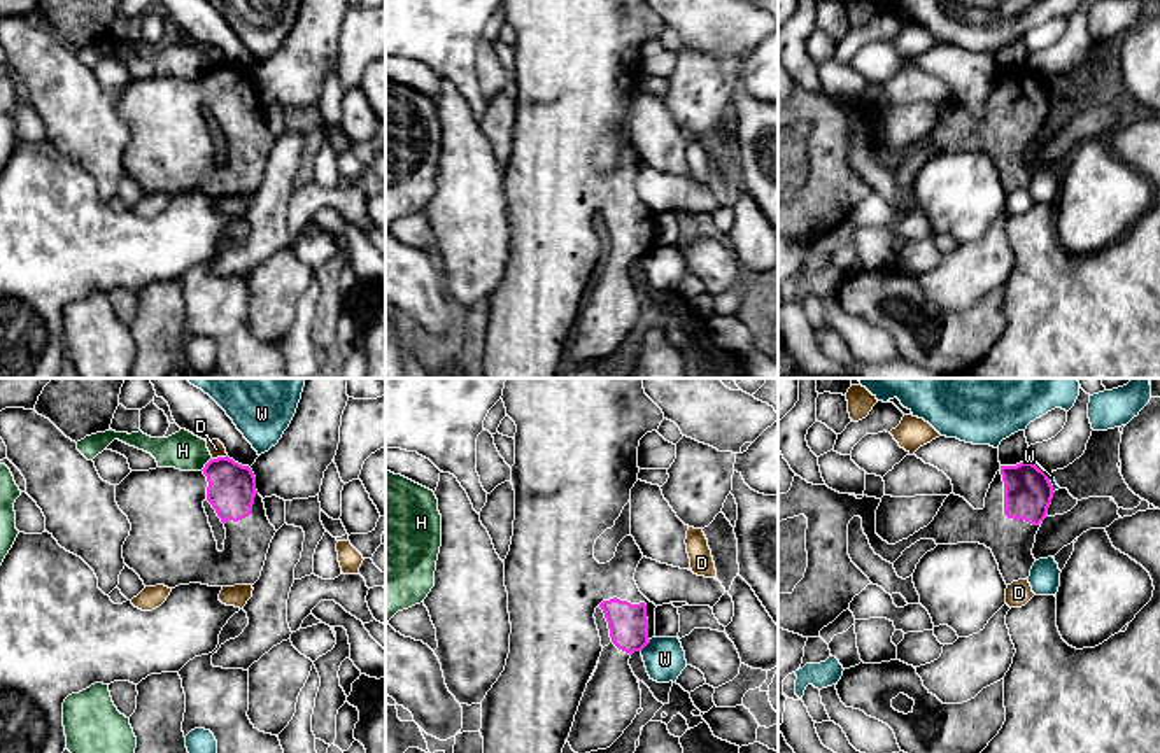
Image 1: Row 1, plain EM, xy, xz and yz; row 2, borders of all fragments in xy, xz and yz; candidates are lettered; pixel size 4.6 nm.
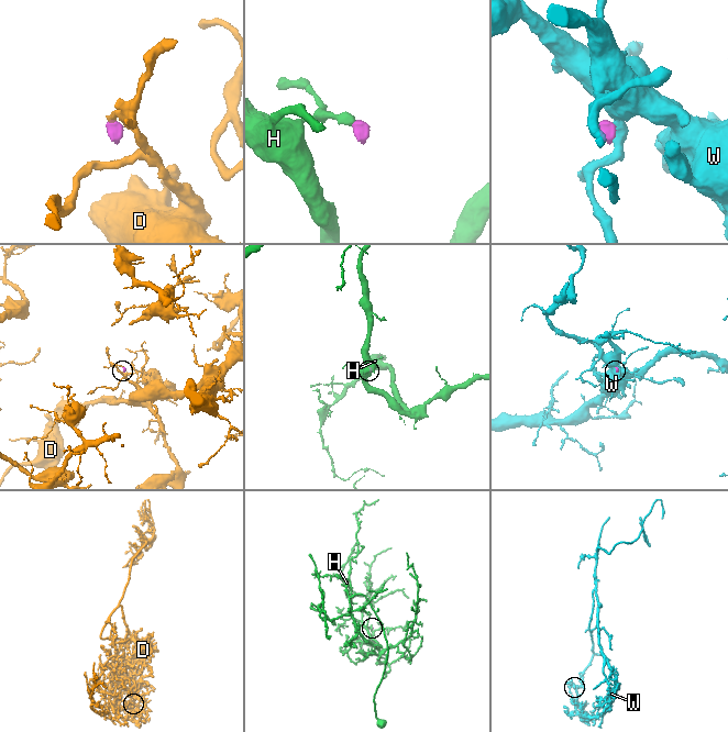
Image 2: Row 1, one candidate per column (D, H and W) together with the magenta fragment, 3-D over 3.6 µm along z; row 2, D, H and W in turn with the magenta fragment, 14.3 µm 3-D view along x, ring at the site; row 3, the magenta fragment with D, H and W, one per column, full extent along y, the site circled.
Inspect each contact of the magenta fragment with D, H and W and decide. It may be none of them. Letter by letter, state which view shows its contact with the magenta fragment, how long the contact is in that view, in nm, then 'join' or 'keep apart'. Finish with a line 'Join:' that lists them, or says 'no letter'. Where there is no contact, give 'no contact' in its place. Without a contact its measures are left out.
D: contact in xy; length 80 nm; keep apart
H: contact in xy; length 80 nm; keep apart
W: contact in xz; length 80 nm; keep apart
Join: no letter

